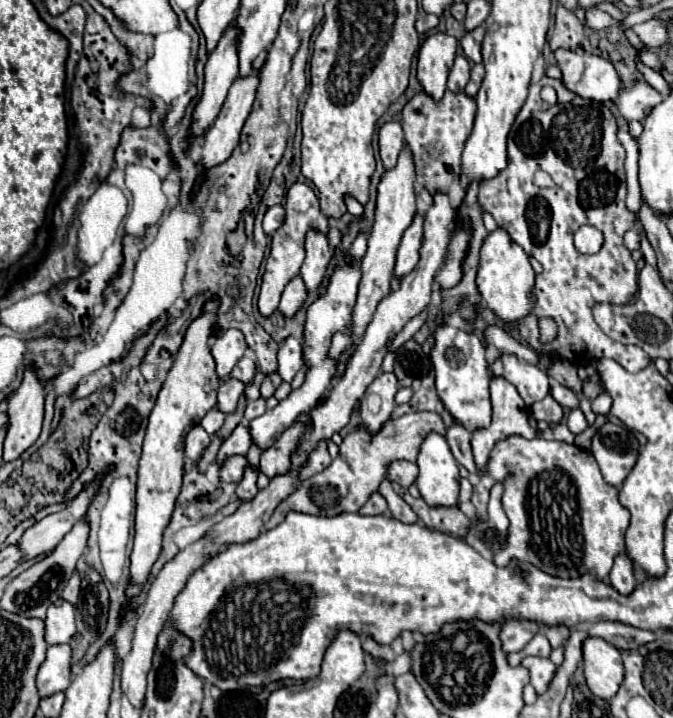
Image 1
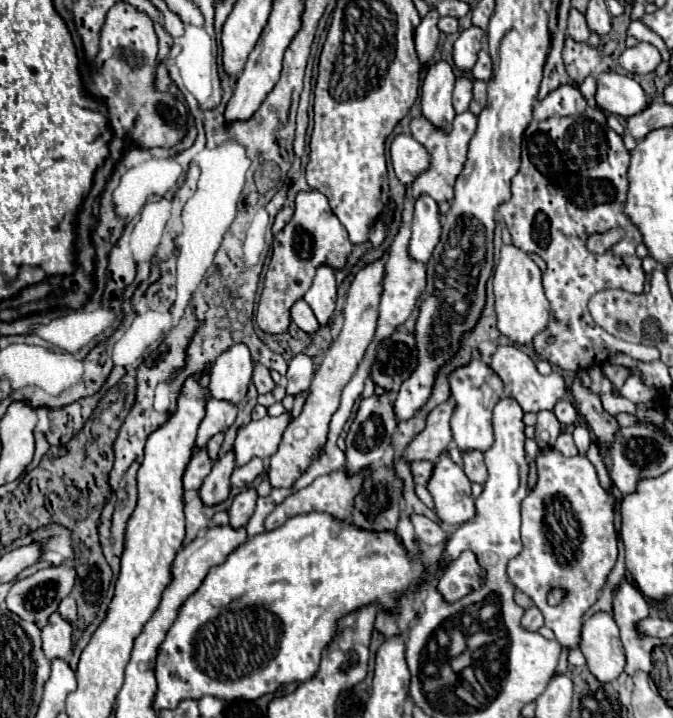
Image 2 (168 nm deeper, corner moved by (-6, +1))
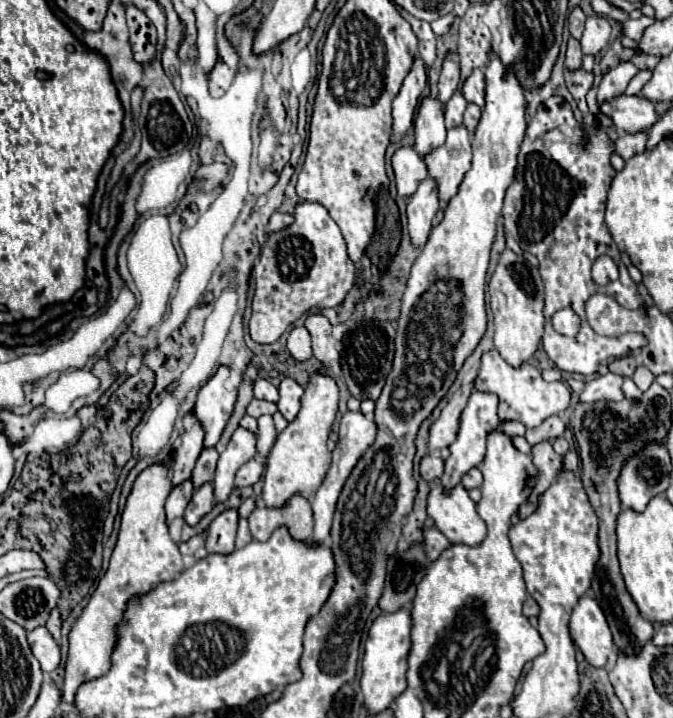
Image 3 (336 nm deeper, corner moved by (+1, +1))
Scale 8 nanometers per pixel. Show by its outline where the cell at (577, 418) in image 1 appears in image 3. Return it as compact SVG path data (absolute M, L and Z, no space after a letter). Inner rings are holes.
M569 450L569 452L563 456L563 470L565 470L565 472L573 472L573 474L579 472L579 456L577 456L575 450Z

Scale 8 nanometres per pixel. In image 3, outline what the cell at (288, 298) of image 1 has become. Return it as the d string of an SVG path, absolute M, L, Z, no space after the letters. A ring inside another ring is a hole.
M297 326L291 330L287 338L287 350L297 362L311 358L311 336L303 326Z

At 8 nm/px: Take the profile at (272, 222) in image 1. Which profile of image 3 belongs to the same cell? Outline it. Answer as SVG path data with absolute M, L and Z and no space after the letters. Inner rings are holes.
M275 212L275 214L271 216L271 220L269 220L269 230L273 230L273 232L283 230L283 228L287 228L291 222L293 222L293 216L291 216L291 214Z

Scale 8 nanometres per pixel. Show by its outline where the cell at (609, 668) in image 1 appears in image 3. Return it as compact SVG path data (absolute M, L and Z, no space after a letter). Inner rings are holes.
M583 594L575 604L569 632L591 666L603 668L607 664L607 656L613 650L611 630L605 622L605 616L601 614L601 608L591 596Z

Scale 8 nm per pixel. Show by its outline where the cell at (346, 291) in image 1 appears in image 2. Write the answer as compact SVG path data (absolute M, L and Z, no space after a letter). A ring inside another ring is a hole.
M284 412L280 416L266 416L262 420L254 420L248 426L244 426L244 430L238 432L234 442L236 464L242 466L254 456L270 458L272 454L276 454L282 442L282 432L290 420L292 414Z

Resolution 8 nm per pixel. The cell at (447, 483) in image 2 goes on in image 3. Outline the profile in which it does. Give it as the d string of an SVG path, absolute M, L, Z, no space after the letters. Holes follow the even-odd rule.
M435 482L435 488L431 488L429 494L427 514L451 544L477 546L487 534L485 522L463 486L455 486L449 494L441 494L441 484Z

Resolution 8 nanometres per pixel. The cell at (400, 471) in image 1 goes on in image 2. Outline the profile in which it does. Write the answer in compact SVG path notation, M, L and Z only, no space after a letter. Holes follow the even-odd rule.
M412 462L410 470L412 470L414 482L426 486L426 482L428 482L428 478L432 474L432 468L434 468L434 462Z

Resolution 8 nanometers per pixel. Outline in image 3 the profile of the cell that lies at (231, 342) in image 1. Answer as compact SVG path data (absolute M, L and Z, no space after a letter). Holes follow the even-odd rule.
M221 366L217 374L213 374L197 394L193 414L205 432L205 448L211 448L219 442L237 400L237 388L229 384L229 374L229 368Z

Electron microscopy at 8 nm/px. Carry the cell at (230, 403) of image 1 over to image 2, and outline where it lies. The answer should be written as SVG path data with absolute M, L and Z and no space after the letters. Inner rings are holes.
M210 398L206 404L206 416L198 430L196 446L204 448L208 438L212 438L216 432L226 432L232 426L232 422L236 420L236 414L238 414L238 406L234 402Z

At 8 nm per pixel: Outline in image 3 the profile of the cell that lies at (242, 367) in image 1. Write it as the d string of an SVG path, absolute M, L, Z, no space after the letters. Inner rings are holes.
M259 378L255 382L255 398L269 400L269 402L277 402L279 400L279 392L277 392L277 388L269 380L261 380Z

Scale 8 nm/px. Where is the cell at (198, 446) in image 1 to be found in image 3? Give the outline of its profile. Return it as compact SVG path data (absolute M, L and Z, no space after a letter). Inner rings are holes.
M187 480L181 486L175 486L165 502L165 514L167 514L167 524L171 524L177 516L183 516L189 500L193 494L193 484Z

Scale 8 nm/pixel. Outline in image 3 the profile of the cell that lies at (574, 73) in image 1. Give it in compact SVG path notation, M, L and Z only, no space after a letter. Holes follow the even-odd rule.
M617 96L605 104L601 104L601 112L611 116L617 130L623 130L627 134L635 132L647 132L655 122L655 106L653 102L641 98L641 96Z

